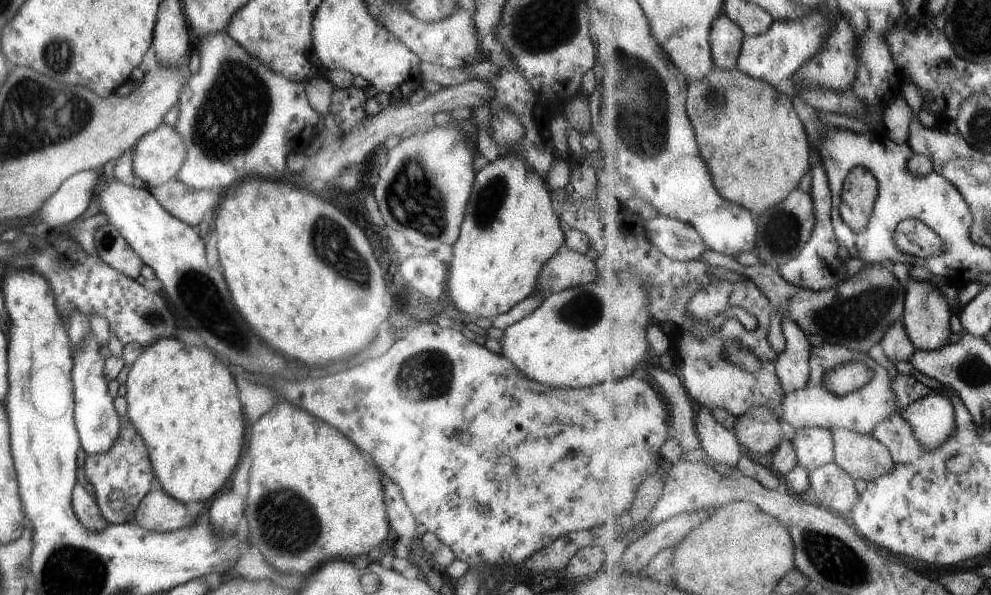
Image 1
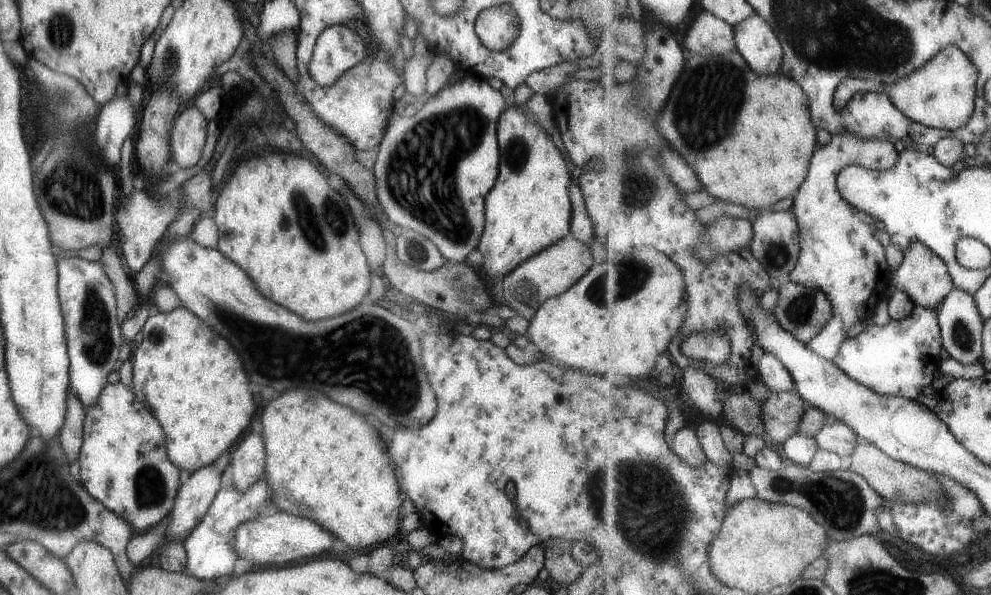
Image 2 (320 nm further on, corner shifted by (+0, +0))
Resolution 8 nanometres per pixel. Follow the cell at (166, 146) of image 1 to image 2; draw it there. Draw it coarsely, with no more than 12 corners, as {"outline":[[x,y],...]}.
{"outline":[[195,106],[174,118],[168,149],[179,169],[193,166],[208,120]]}

